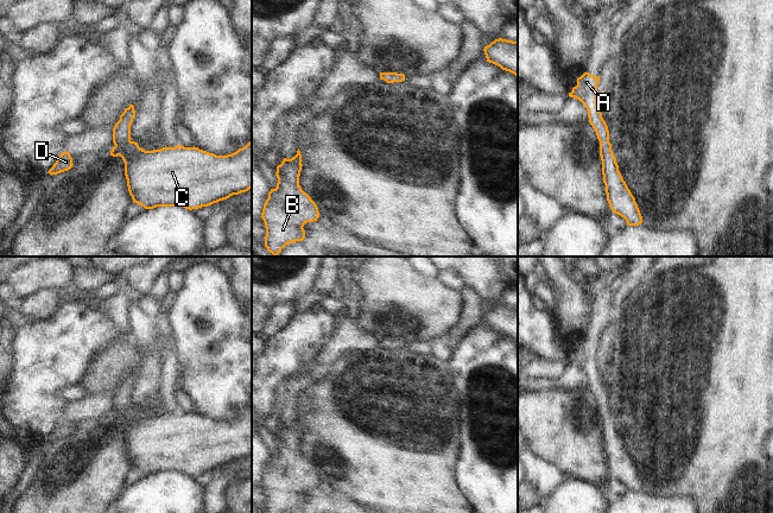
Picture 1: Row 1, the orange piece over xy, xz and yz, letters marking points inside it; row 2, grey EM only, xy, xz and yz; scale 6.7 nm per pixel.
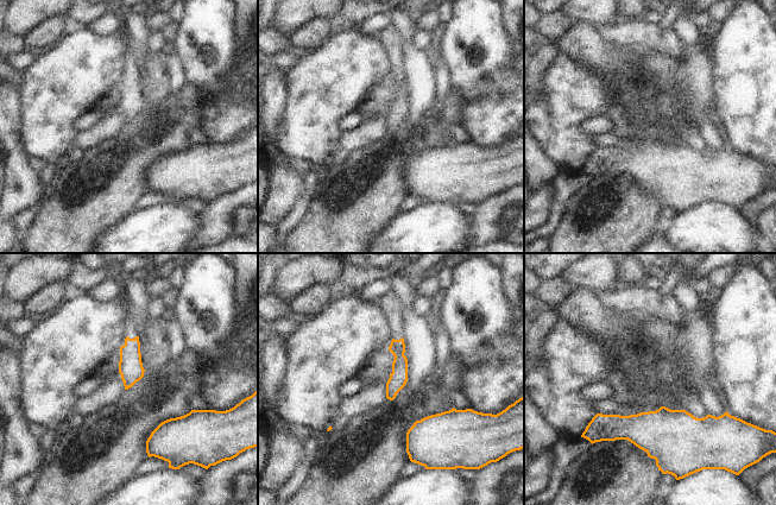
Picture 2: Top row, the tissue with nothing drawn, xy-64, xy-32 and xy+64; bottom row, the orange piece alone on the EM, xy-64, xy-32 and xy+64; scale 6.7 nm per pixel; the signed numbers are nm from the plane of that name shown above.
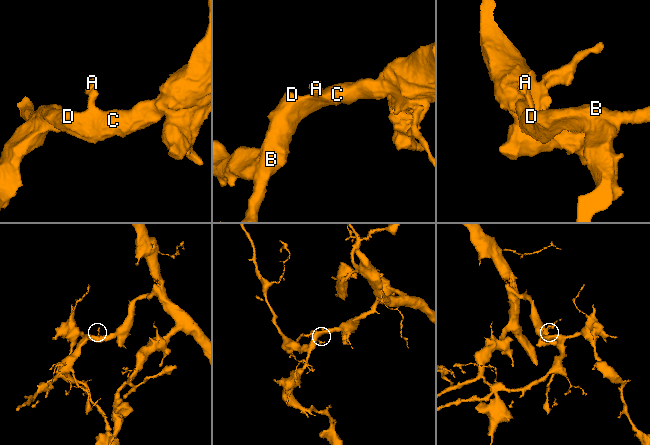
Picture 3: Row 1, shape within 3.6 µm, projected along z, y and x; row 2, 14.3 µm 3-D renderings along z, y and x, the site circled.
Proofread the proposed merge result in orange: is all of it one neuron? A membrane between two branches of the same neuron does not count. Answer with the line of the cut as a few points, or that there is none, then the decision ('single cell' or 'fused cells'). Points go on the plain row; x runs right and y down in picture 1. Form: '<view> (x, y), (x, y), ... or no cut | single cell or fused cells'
no cut | single cell

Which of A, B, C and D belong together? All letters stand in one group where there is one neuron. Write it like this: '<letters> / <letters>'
A B C D

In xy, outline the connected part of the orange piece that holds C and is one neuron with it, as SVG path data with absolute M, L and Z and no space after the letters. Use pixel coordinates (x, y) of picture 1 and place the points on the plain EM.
M134 372L120 381L113 394L114 413L110 422L120 422L125 429L125 442L133 469L145 475L157 473L183 473L192 476L208 473L252 454L252 406L242 414L227 422L216 422L198 413L163 413L145 417L131 405L131 391L135 382Z

